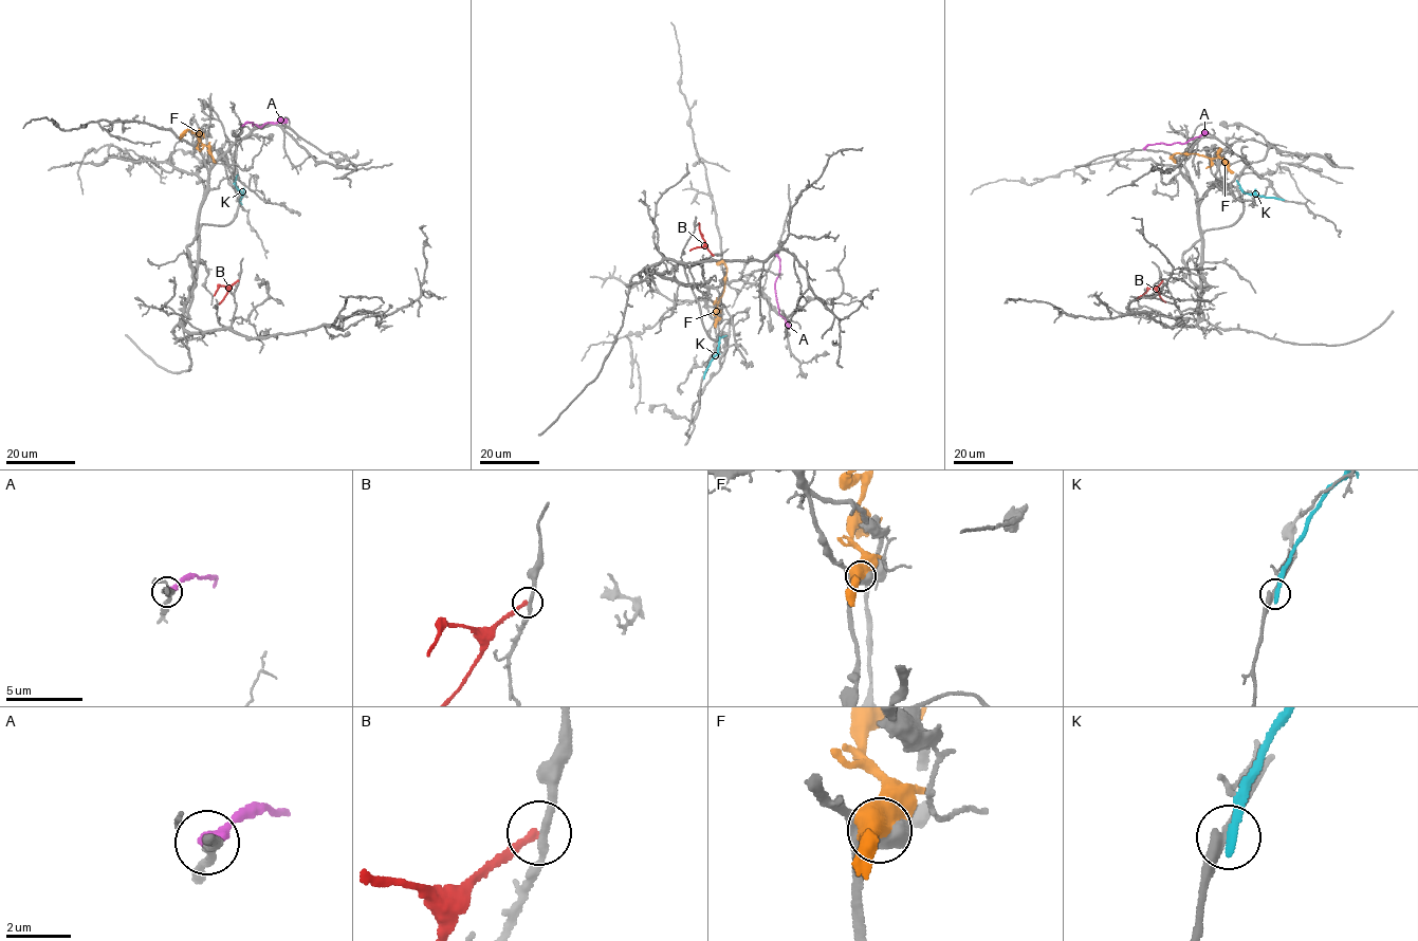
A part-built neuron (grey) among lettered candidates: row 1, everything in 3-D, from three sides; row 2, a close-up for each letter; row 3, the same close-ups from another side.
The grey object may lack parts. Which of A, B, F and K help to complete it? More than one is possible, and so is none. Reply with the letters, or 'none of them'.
none of them

